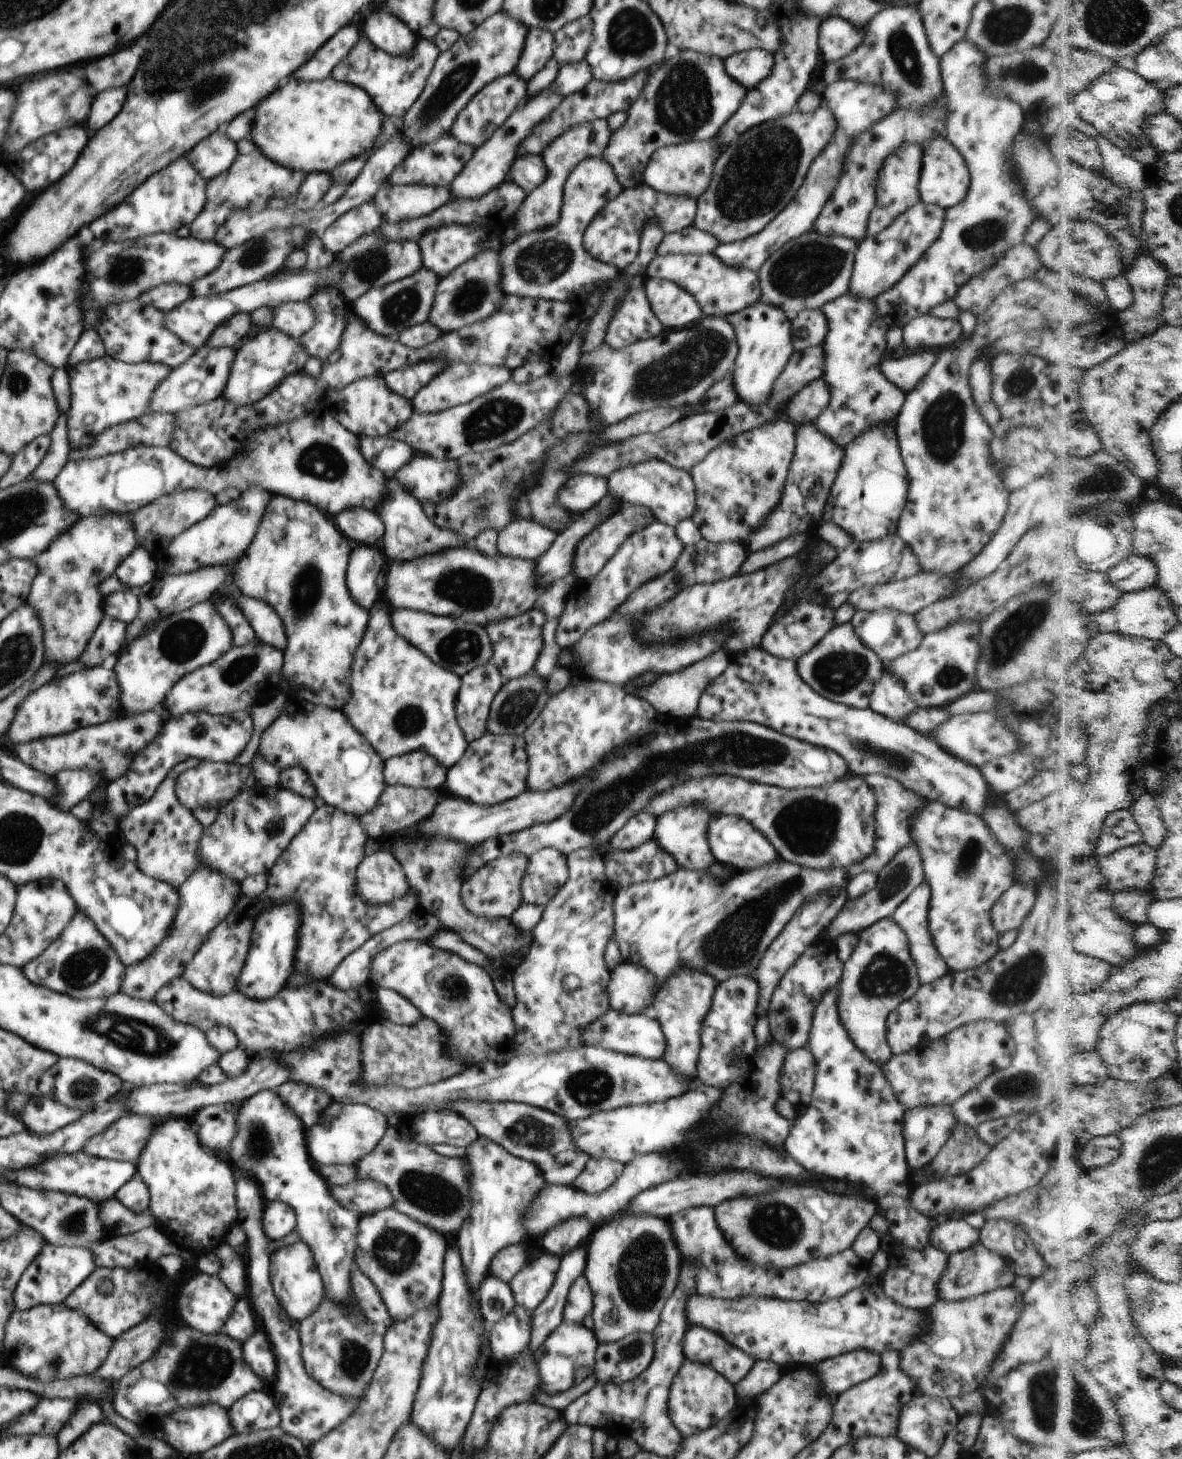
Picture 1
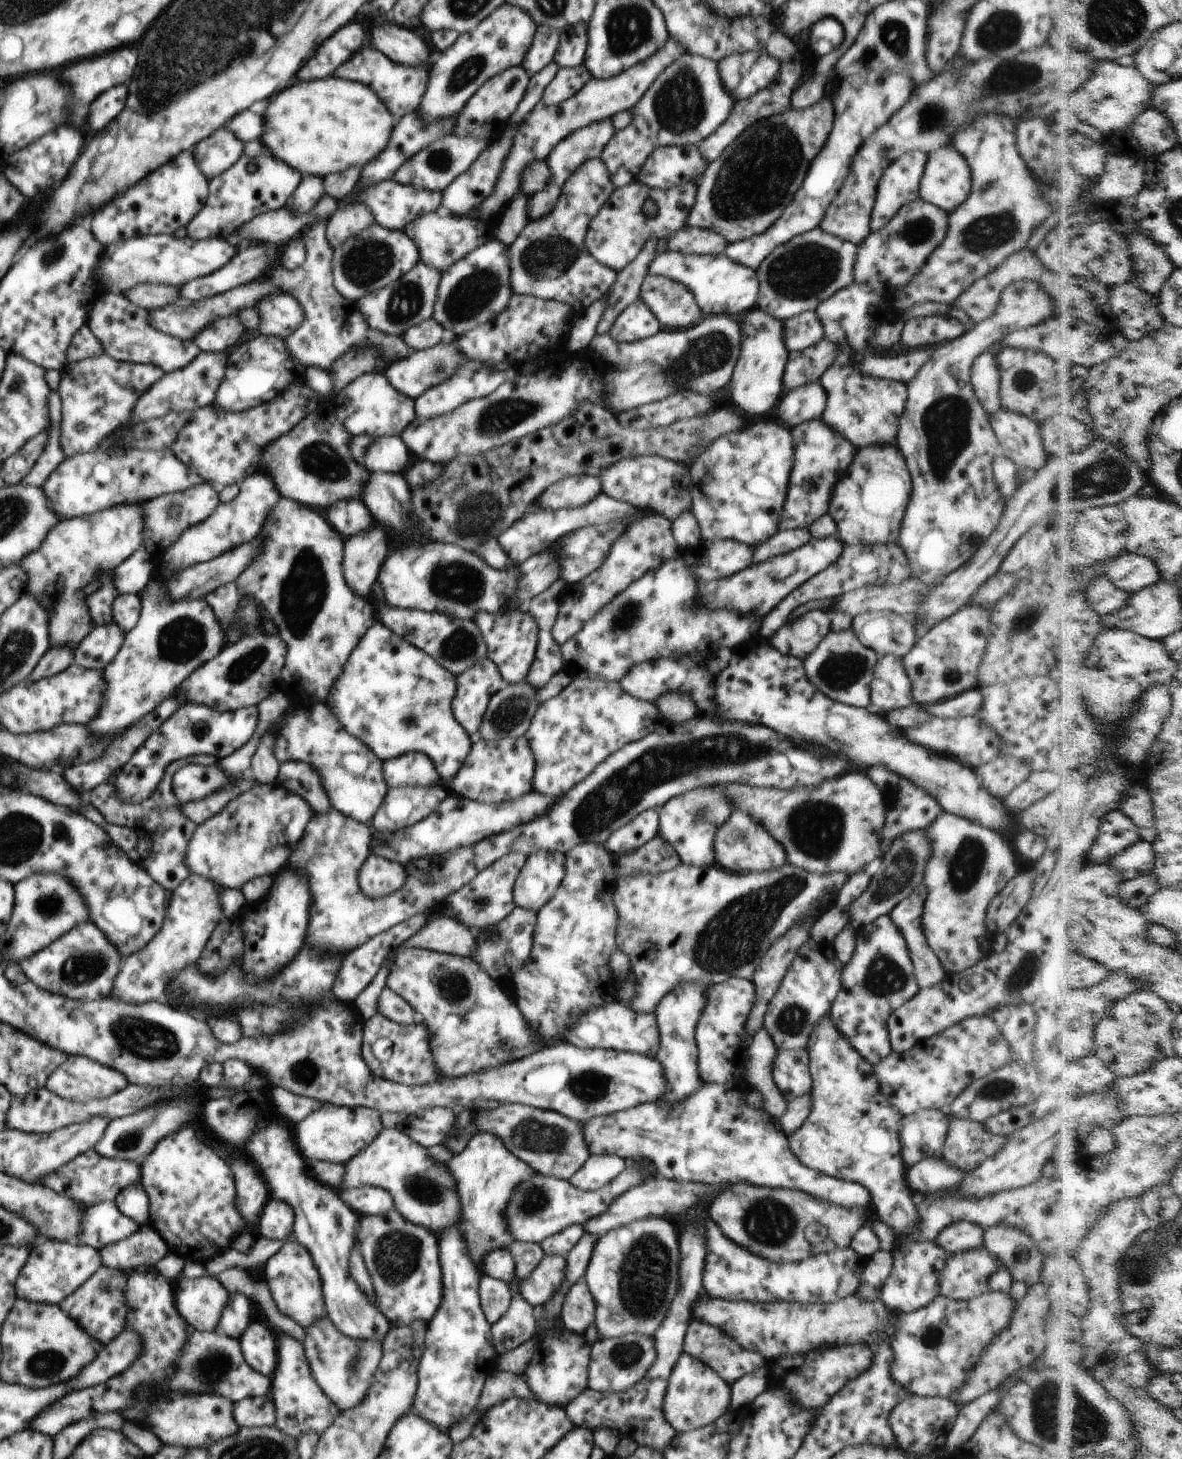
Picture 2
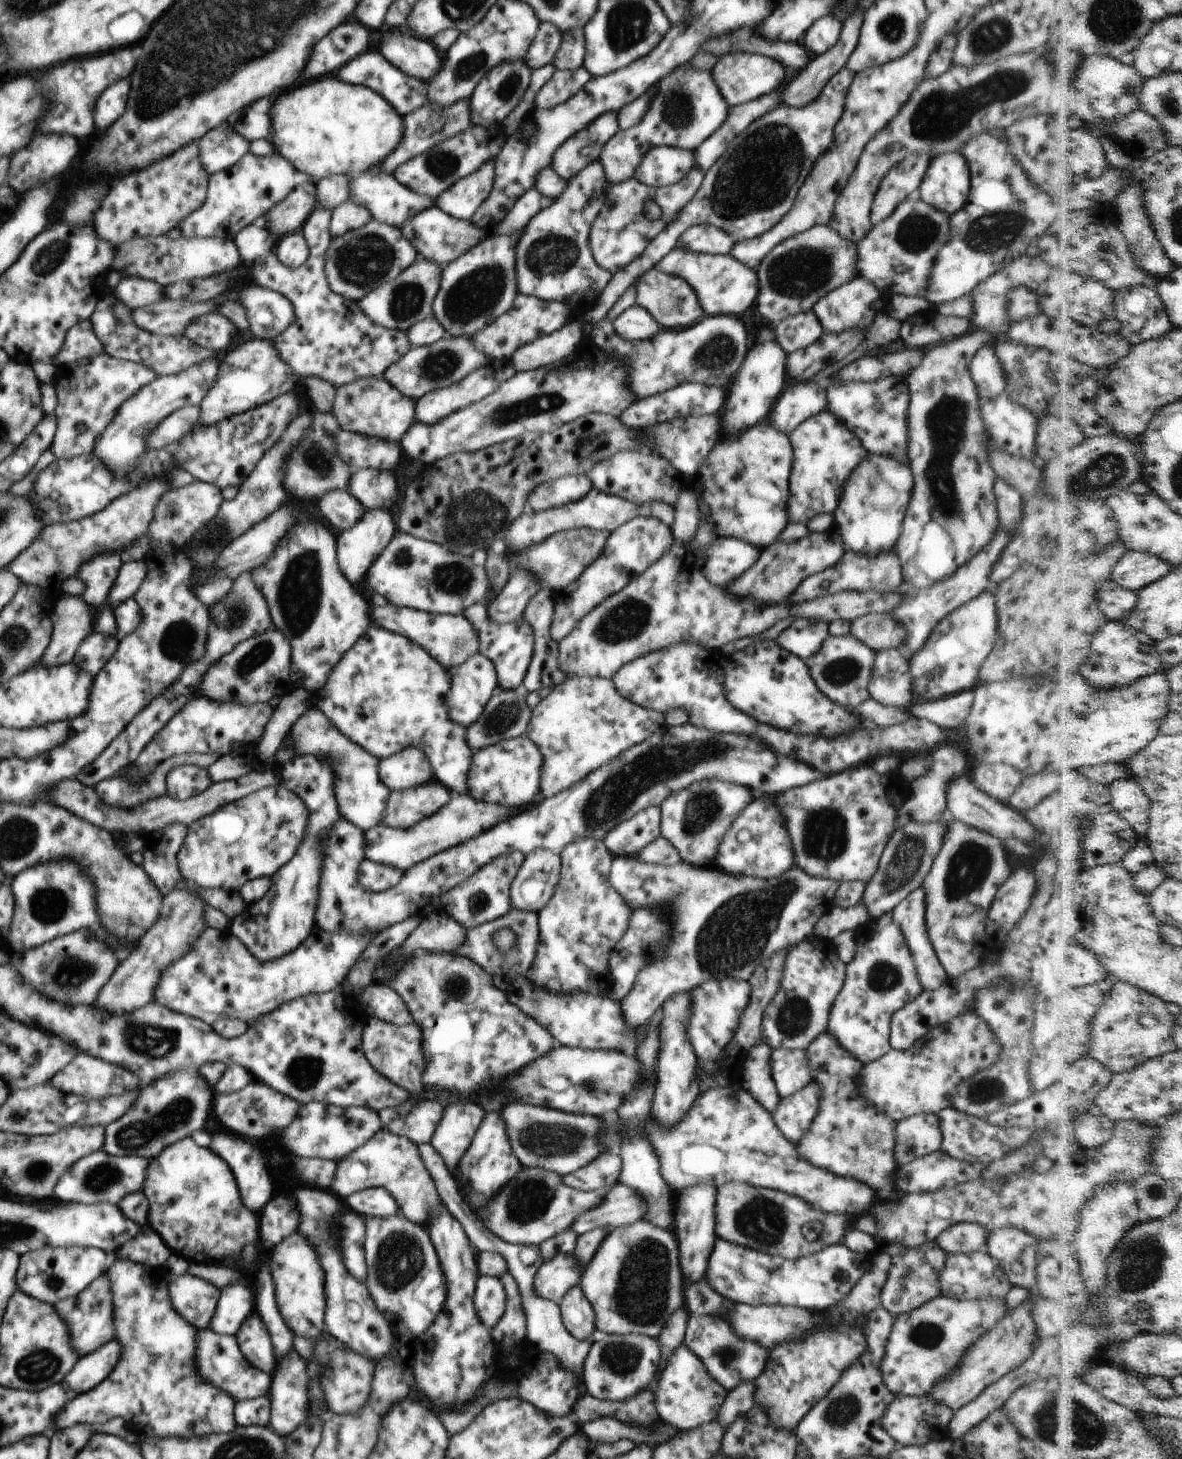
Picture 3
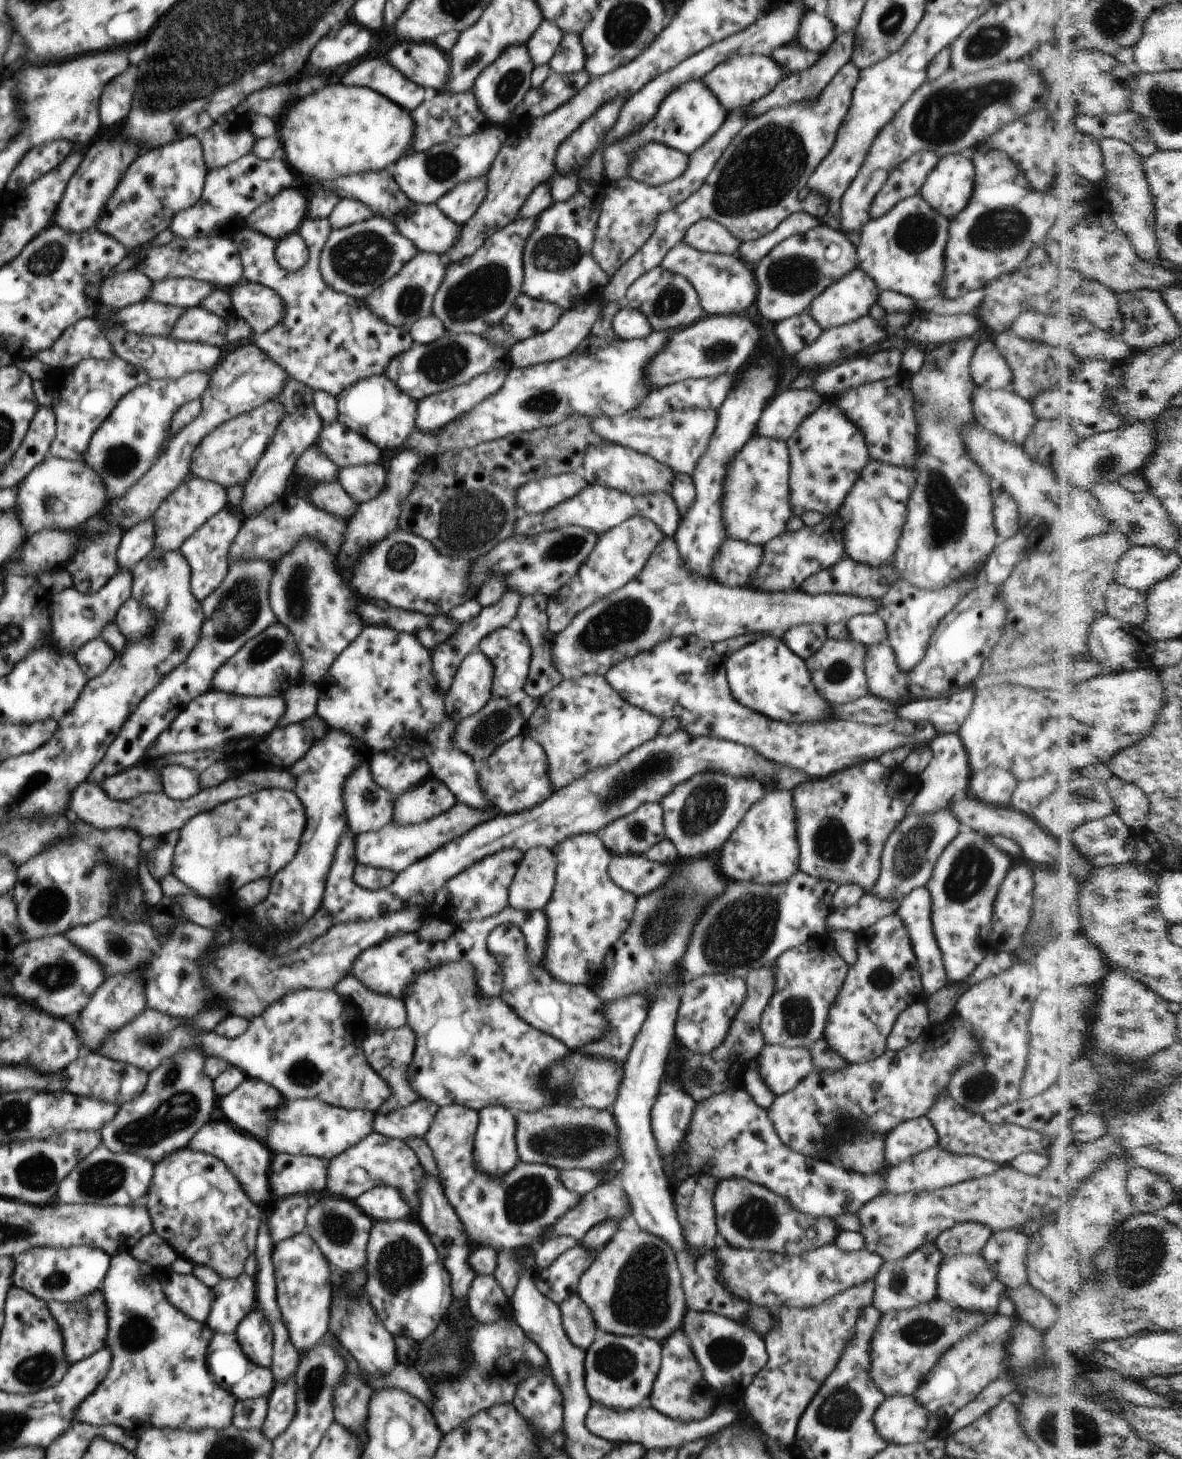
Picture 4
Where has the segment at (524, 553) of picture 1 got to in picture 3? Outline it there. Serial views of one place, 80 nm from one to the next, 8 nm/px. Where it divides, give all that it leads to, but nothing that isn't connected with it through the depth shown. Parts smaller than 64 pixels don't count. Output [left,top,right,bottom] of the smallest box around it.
[507,488,675,555]

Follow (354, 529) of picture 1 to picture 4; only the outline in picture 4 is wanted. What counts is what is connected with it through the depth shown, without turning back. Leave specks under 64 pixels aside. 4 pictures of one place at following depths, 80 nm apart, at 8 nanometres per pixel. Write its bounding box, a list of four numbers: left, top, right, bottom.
[310,482,358,520]

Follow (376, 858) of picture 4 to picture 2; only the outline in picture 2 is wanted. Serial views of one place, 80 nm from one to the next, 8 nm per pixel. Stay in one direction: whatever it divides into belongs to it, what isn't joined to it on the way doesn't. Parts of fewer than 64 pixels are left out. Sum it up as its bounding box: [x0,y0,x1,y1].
[371,790,557,866]

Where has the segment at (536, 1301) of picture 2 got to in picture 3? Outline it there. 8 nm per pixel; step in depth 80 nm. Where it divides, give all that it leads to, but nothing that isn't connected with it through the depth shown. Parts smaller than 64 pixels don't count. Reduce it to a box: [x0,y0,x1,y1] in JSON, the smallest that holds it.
[533,1253,582,1305]

